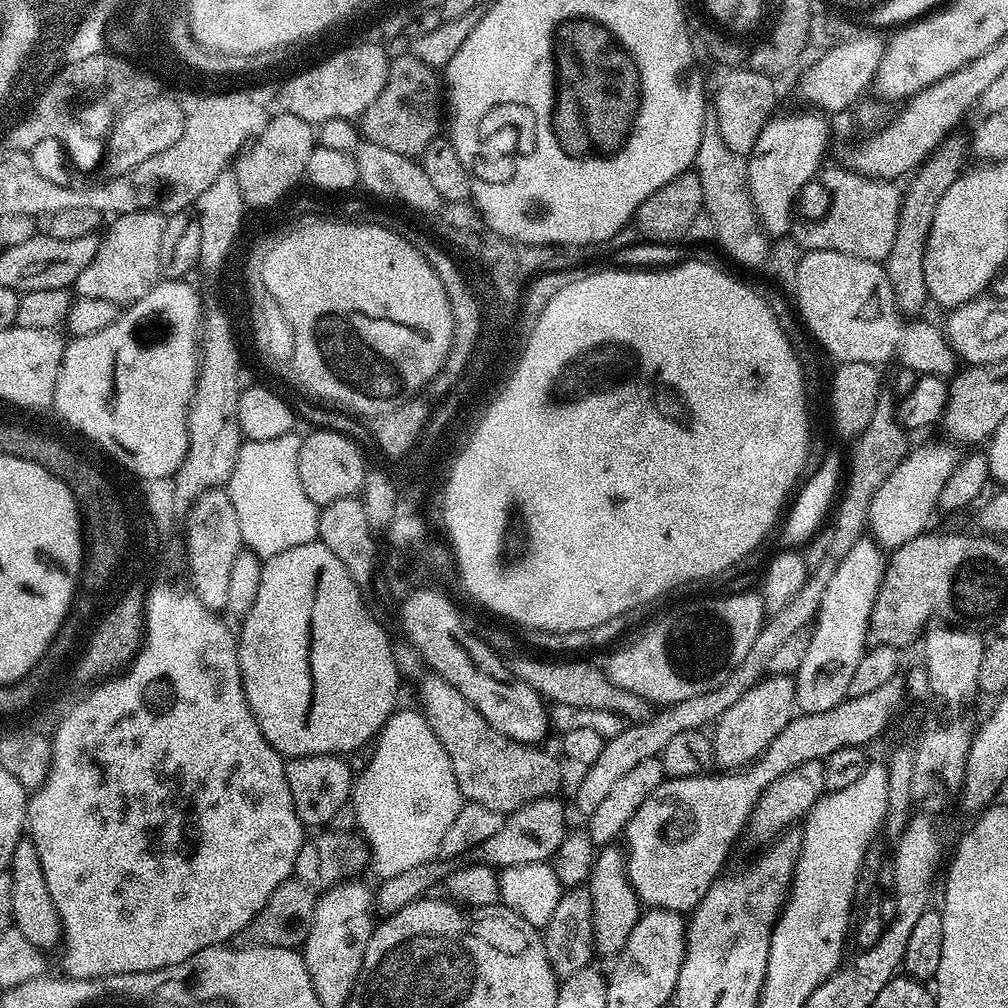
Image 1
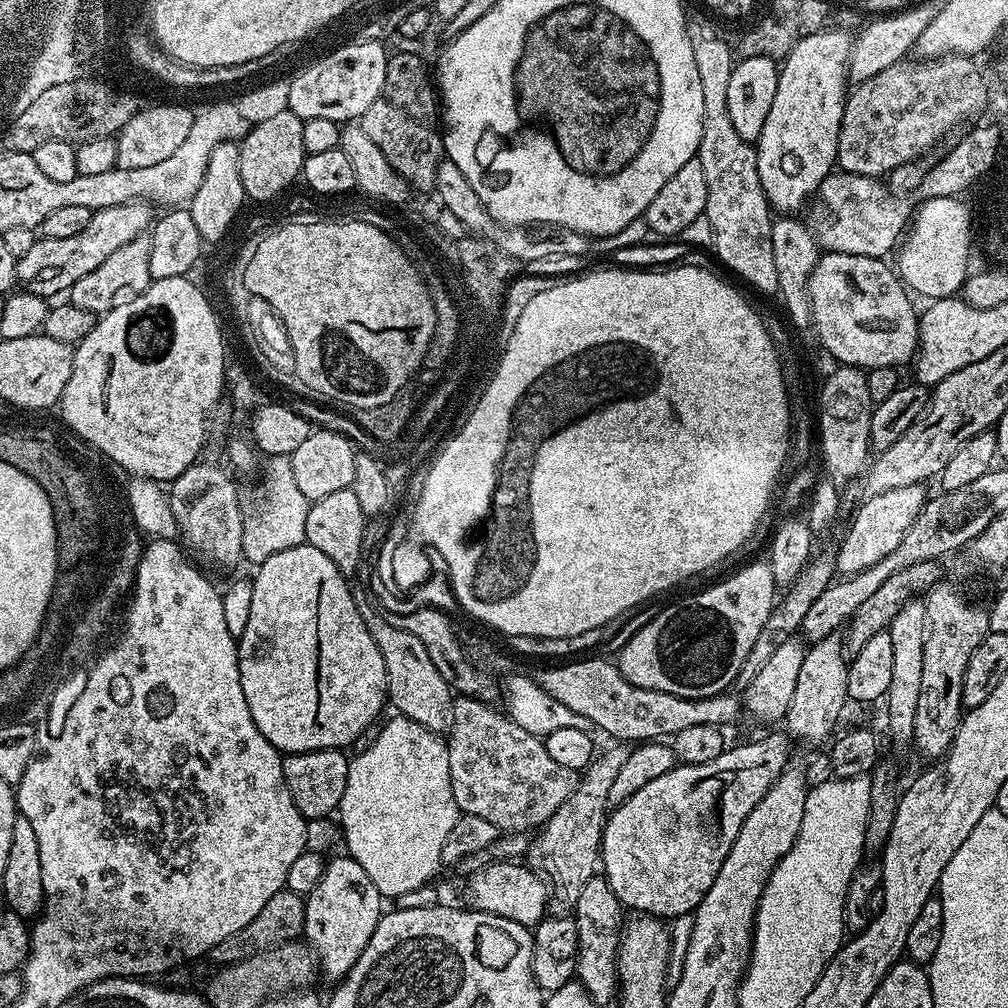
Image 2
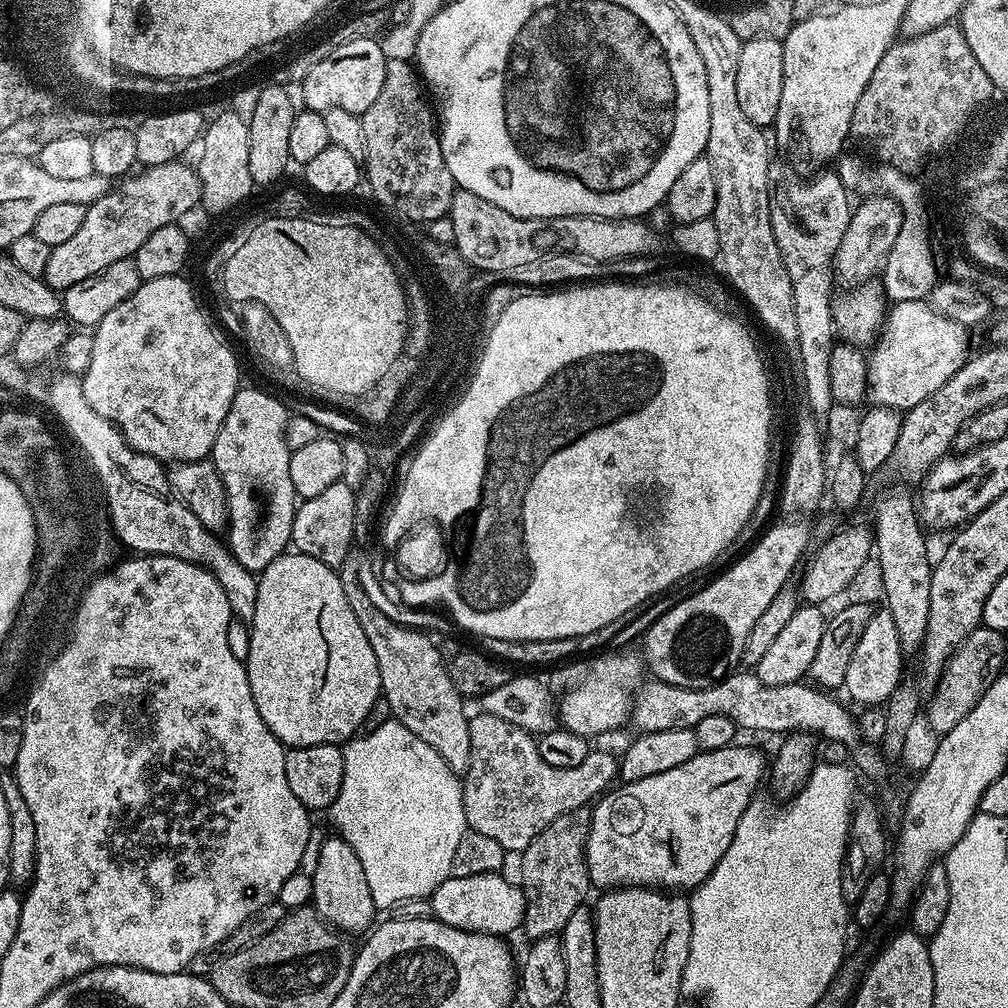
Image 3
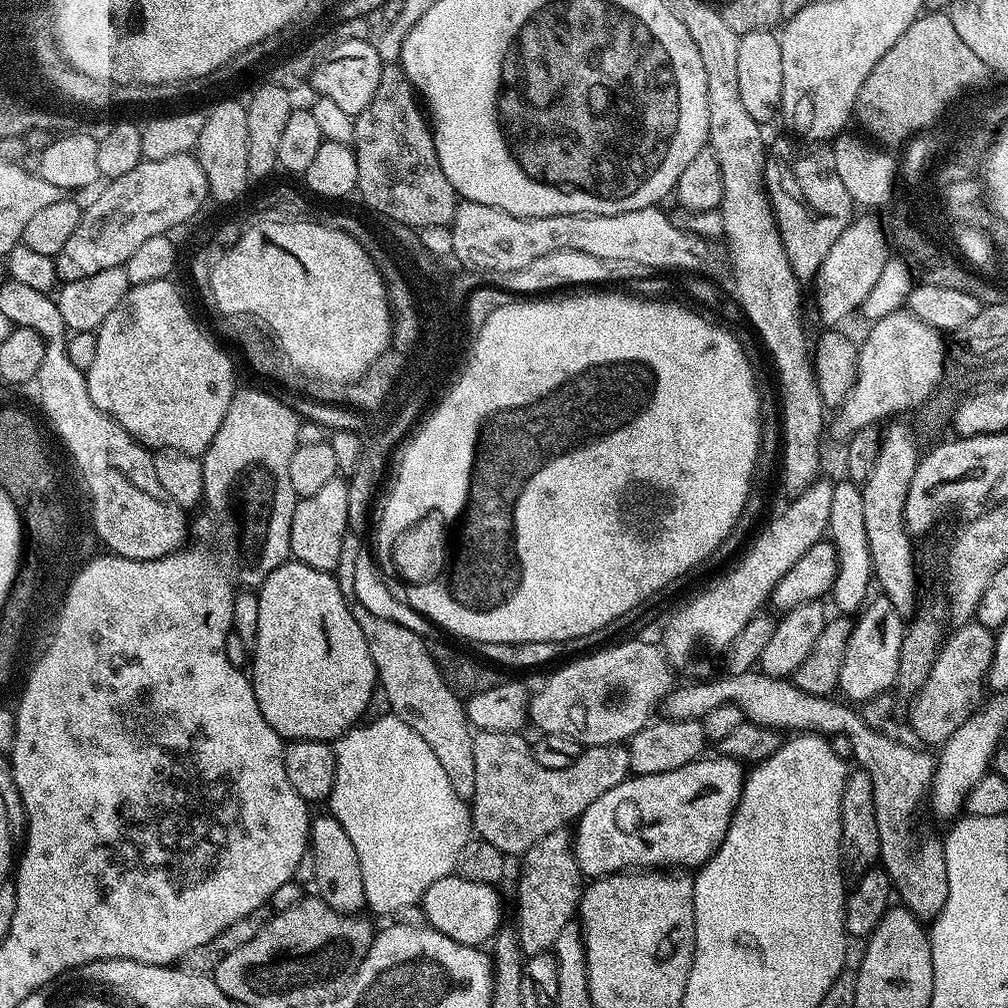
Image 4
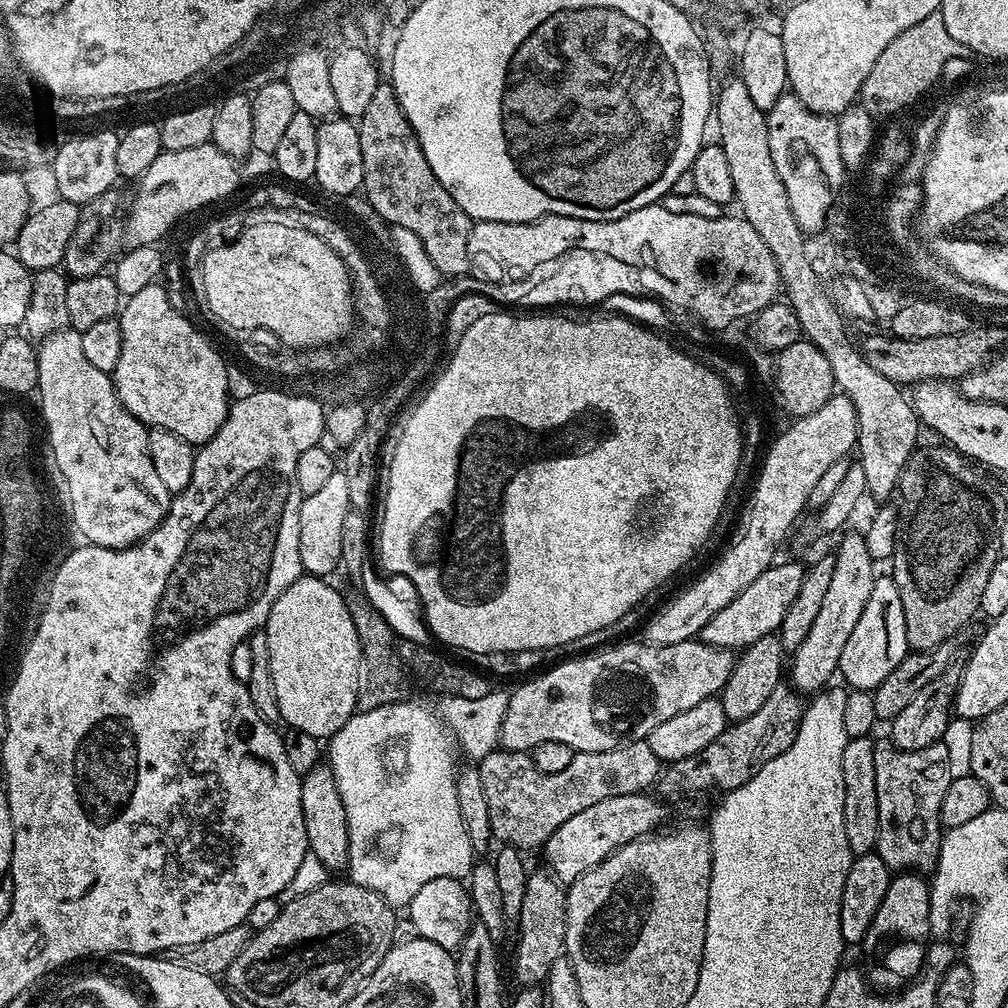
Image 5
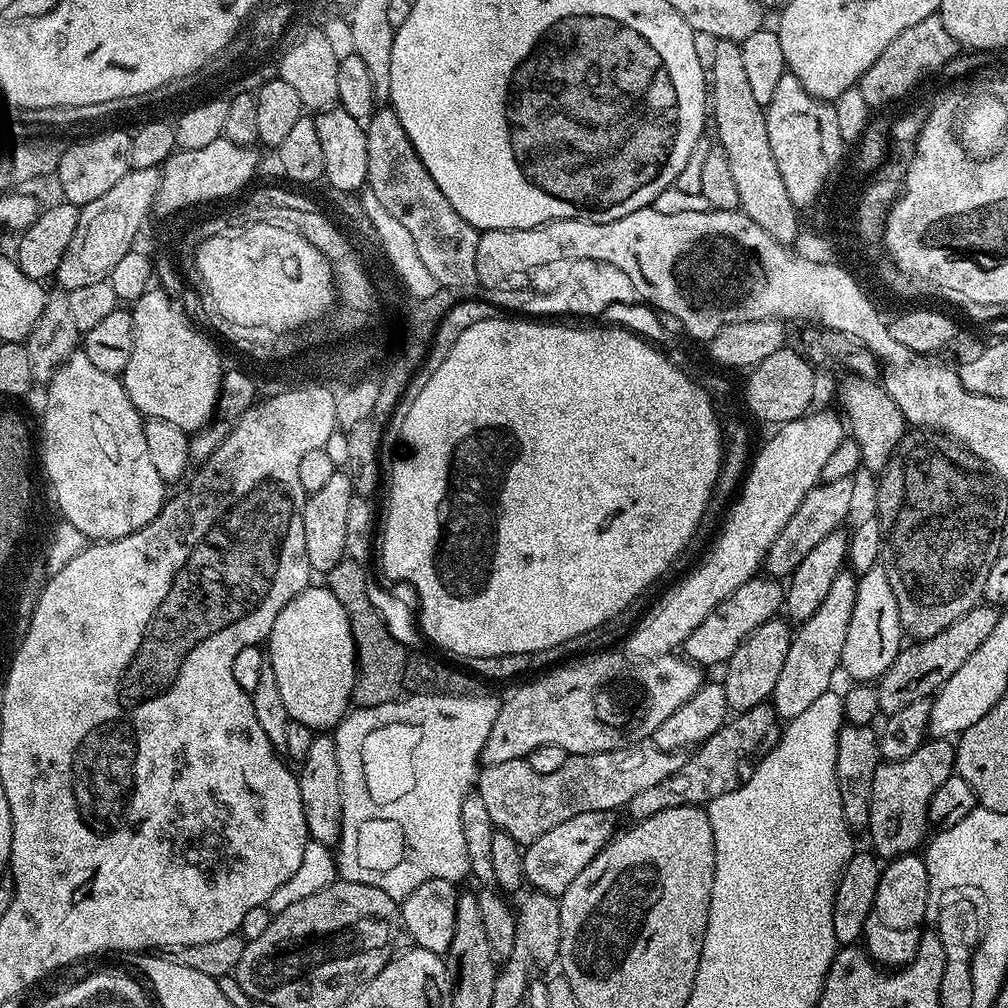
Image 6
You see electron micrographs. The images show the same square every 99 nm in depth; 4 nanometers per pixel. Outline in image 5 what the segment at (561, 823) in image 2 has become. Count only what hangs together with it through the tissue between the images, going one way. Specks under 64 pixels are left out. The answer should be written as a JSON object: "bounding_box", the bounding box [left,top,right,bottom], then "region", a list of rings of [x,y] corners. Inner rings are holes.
{"bounding_box":[516,871,566,986],"region":[[[533,871],[526,882],[525,898],[522,901],[518,925],[520,942],[516,946],[516,976],[524,986],[534,986],[547,981],[550,966],[564,952],[566,934],[566,895],[565,885],[547,871]]]}

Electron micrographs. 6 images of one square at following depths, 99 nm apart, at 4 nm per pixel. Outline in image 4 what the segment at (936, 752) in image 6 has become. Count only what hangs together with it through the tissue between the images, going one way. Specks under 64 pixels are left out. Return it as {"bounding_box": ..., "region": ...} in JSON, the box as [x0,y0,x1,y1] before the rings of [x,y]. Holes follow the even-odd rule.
{"bounding_box":[852,726,948,922],"region":[[[861,726],[852,732],[852,752],[856,755],[859,764],[865,771],[872,775],[874,782],[874,818],[878,818],[878,842],[880,843],[880,858],[879,863],[888,872],[889,878],[892,881],[895,891],[899,894],[905,907],[911,908],[912,912],[919,917],[922,922],[935,921],[936,915],[942,910],[942,906],[946,906],[946,898],[948,897],[948,879],[946,878],[946,854],[944,853],[944,841],[930,825],[924,824],[924,816],[920,813],[920,807],[924,804],[924,799],[929,799],[932,791],[932,781],[936,778],[936,765],[937,761],[934,756],[928,752],[919,752],[916,748],[911,748],[908,744],[903,744],[900,740],[895,740],[892,736],[887,736],[884,730],[877,730],[871,726]]]}

